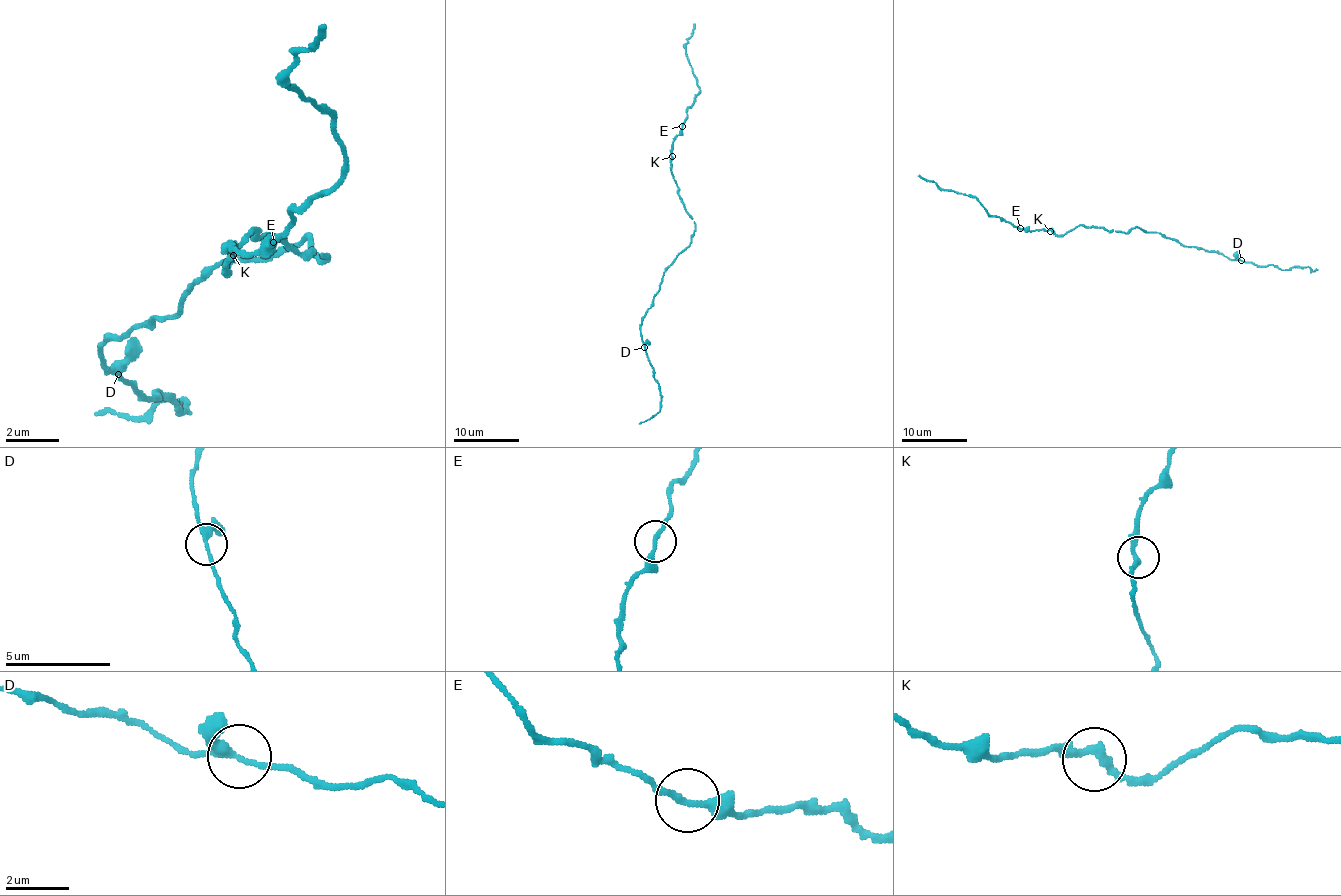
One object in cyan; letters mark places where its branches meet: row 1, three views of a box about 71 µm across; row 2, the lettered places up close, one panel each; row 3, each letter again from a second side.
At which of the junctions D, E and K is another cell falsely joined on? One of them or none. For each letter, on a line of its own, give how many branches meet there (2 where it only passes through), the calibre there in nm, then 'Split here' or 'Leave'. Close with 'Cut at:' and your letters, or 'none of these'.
D: Branches: 3. Thickness 240 nm. Leave
E: Branches: 2. Thickness 200 nm. Leave
K: Branches: 2. Thickness 240 nm. Leave
Cut at: none of these

